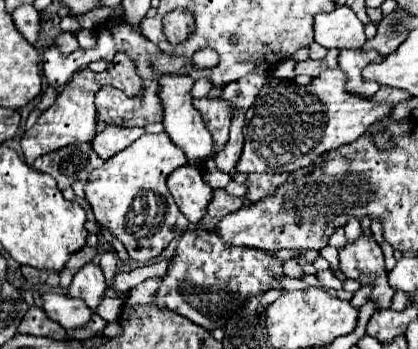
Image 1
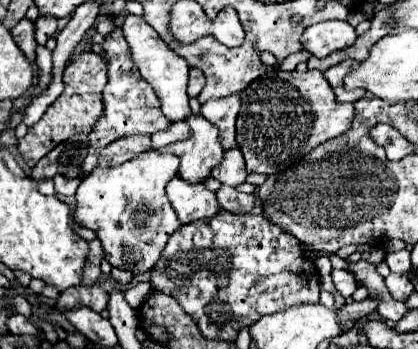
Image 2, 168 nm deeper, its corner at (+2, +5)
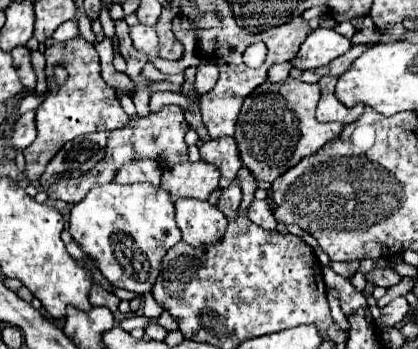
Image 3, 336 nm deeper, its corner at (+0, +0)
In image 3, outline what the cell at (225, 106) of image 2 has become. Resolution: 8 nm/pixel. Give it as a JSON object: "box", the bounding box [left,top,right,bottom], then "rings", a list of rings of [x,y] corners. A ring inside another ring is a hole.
{"box":[200,137,242,187],"rings":[[[220,137],[220,139],[212,139],[208,143],[204,143],[200,147],[200,157],[202,161],[218,167],[220,171],[220,187],[228,187],[238,169],[242,167],[242,163],[238,161],[238,147],[236,147],[236,141],[232,137]]]}

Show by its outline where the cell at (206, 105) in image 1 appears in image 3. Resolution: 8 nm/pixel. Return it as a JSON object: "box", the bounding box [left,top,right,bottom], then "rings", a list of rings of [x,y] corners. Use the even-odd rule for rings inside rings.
{"box":[162,161,218,203],"rings":[[[186,161],[174,167],[166,167],[162,175],[162,187],[170,193],[172,203],[180,197],[206,201],[218,187],[218,169],[202,161]]]}

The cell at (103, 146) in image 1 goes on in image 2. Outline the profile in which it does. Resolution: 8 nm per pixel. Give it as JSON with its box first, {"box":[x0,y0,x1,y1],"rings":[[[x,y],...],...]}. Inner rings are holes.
{"box":[98,136,152,166],"rings":[[[132,136],[132,138],[118,138],[116,142],[110,142],[108,146],[104,146],[104,152],[100,152],[98,158],[98,166],[114,166],[114,164],[122,164],[130,158],[134,158],[136,154],[148,150],[152,146],[152,140],[148,136]]]}

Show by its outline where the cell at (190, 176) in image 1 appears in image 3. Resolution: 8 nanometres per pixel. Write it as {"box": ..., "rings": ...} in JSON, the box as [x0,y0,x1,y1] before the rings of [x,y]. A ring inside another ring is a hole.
{"box":[176,199,228,245],"rings":[[[198,199],[176,201],[176,223],[182,231],[182,241],[190,245],[220,243],[228,227],[228,221],[218,207]]]}

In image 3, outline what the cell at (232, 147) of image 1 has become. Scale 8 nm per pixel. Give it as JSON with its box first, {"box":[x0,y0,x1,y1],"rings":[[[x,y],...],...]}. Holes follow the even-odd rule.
{"box":[218,181,242,219],"rings":[[[234,181],[228,189],[222,191],[222,197],[218,201],[218,209],[226,215],[226,219],[234,219],[238,207],[240,207],[240,201],[242,201],[242,191],[238,187],[238,181]]]}

